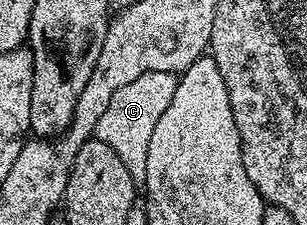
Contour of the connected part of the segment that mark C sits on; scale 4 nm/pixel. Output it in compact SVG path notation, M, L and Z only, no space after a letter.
M151 71L147 75L139 75L135 83L127 83L127 87L119 87L107 103L107 111L99 118L96 140L107 143L119 159L123 159L123 167L131 175L134 183L144 182L147 175L147 146L151 143L151 134L155 131L163 111L171 104L171 95L175 95L178 74Z

